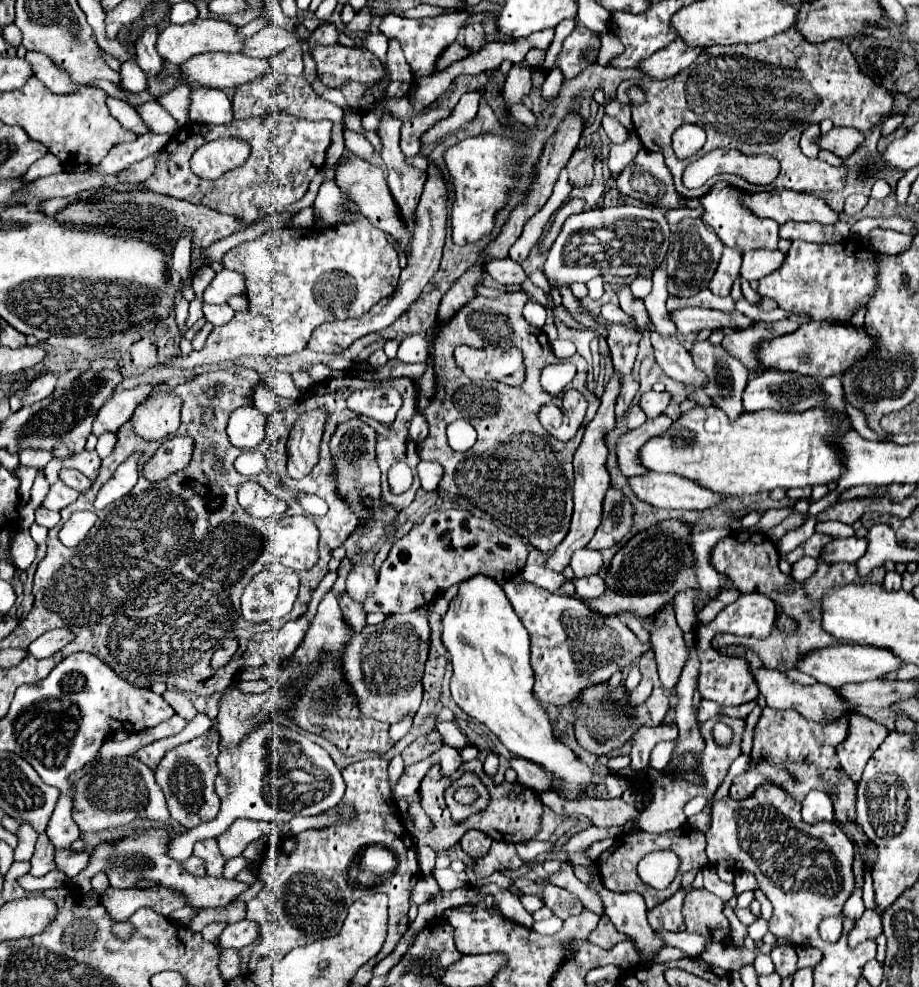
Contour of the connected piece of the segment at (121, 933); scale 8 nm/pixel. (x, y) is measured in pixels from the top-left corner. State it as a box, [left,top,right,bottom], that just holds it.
[112,922,134,940]

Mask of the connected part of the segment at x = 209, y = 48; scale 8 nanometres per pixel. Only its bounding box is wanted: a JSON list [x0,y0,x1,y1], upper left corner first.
[156,18,244,66]

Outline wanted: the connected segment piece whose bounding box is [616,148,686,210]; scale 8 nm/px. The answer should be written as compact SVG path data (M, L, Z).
M640 148L636 158L616 178L616 188L654 208L684 208L686 200L676 192L672 174L660 154Z

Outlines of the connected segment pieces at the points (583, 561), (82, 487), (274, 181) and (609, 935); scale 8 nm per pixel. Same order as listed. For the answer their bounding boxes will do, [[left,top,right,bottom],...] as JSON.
[[570,548,604,578],[60,468,90,492],[144,112,332,228],[588,916,628,948]]

